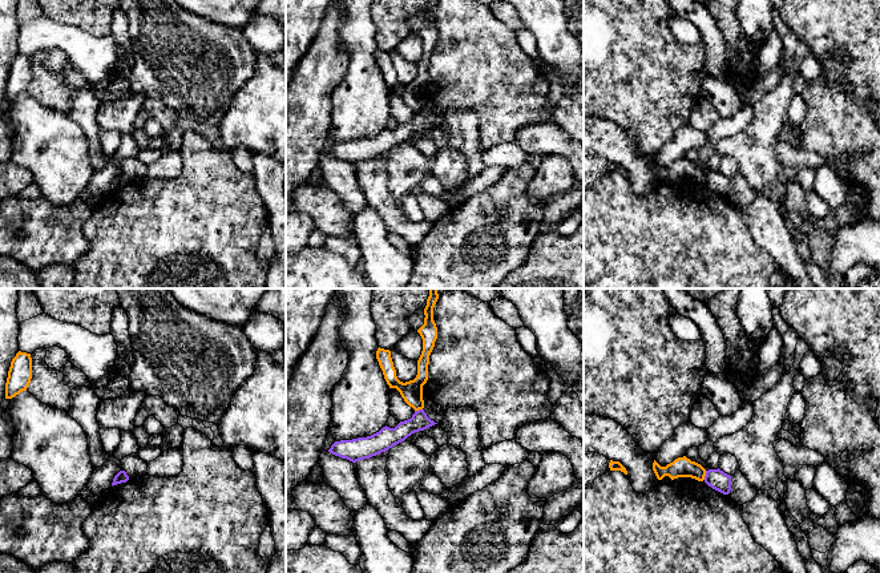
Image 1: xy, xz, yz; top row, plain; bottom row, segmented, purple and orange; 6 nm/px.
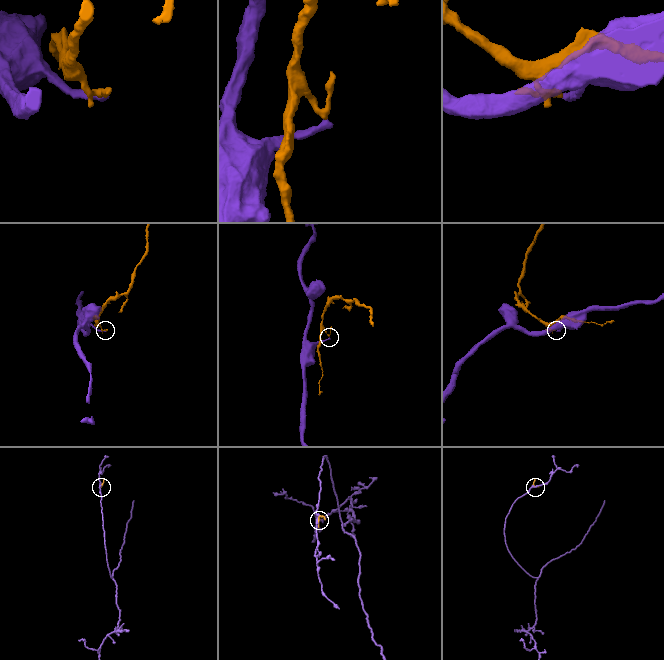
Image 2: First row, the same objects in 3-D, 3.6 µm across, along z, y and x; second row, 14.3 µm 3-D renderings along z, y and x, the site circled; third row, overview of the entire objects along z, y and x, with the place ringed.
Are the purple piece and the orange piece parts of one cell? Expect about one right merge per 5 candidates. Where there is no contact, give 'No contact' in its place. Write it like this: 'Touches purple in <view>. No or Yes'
Touches purple in yz. No

